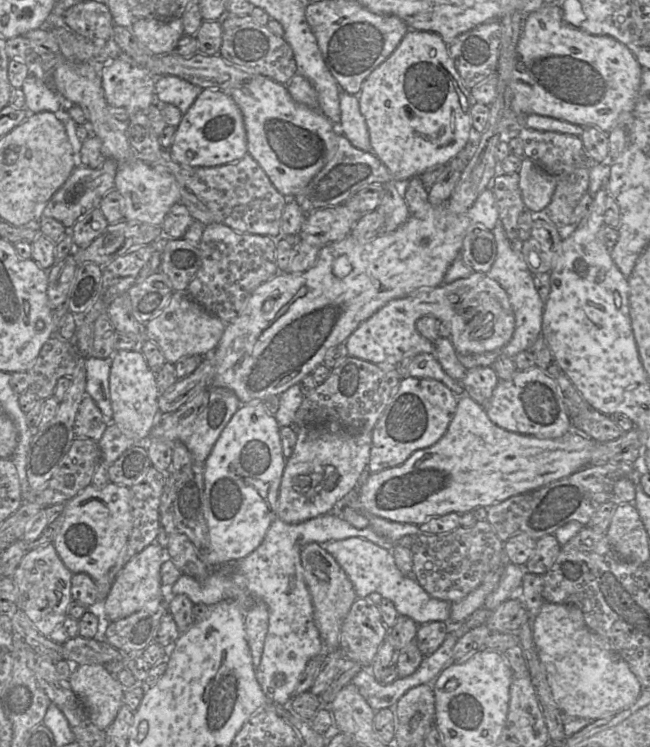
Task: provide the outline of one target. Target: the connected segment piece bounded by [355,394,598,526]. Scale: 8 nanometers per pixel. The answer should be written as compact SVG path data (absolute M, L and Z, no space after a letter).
M467 394L458 397L457 409L454 414L452 421L443 437L437 441L434 445L415 451L404 463L399 466L387 468L380 472L370 473L366 482L357 490L357 502L359 508L355 509L358 511L364 511L370 513L374 516L387 519L390 521L395 521L399 523L410 523L420 526L426 520L432 517L443 516L445 514L455 512L458 514L464 514L471 512L477 507L489 508L495 504L499 504L506 499L516 496L522 493L531 492L538 488L541 488L553 481L565 478L587 466L591 462L591 454L596 447L598 442L593 439L577 432L571 430L566 435L557 439L543 439L537 438L535 436L523 435L507 431L495 425L487 416L486 411L482 406L480 406L475 400L473 400Z

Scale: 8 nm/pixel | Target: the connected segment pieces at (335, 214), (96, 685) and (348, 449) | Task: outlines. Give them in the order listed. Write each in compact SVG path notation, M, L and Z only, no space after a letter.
M345 204L317 209L307 213L298 238L323 247L347 237L362 215Z
M103 664L79 665L69 683L92 723L106 730L124 705L124 688L116 677Z
M334 425L298 427L296 444L282 475L277 518L295 524L334 511L354 489L370 460L372 432L354 432Z

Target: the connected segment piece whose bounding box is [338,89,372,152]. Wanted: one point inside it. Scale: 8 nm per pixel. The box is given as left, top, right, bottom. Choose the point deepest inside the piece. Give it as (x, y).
(352, 125)

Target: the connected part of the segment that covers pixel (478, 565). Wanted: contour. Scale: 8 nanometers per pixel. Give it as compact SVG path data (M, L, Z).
M485 519L477 521L472 527L457 527L444 534L417 535L410 547L413 561L412 576L419 585L432 597L454 603L465 598L476 589L485 577L496 570L504 561L504 543L498 538L494 528Z

